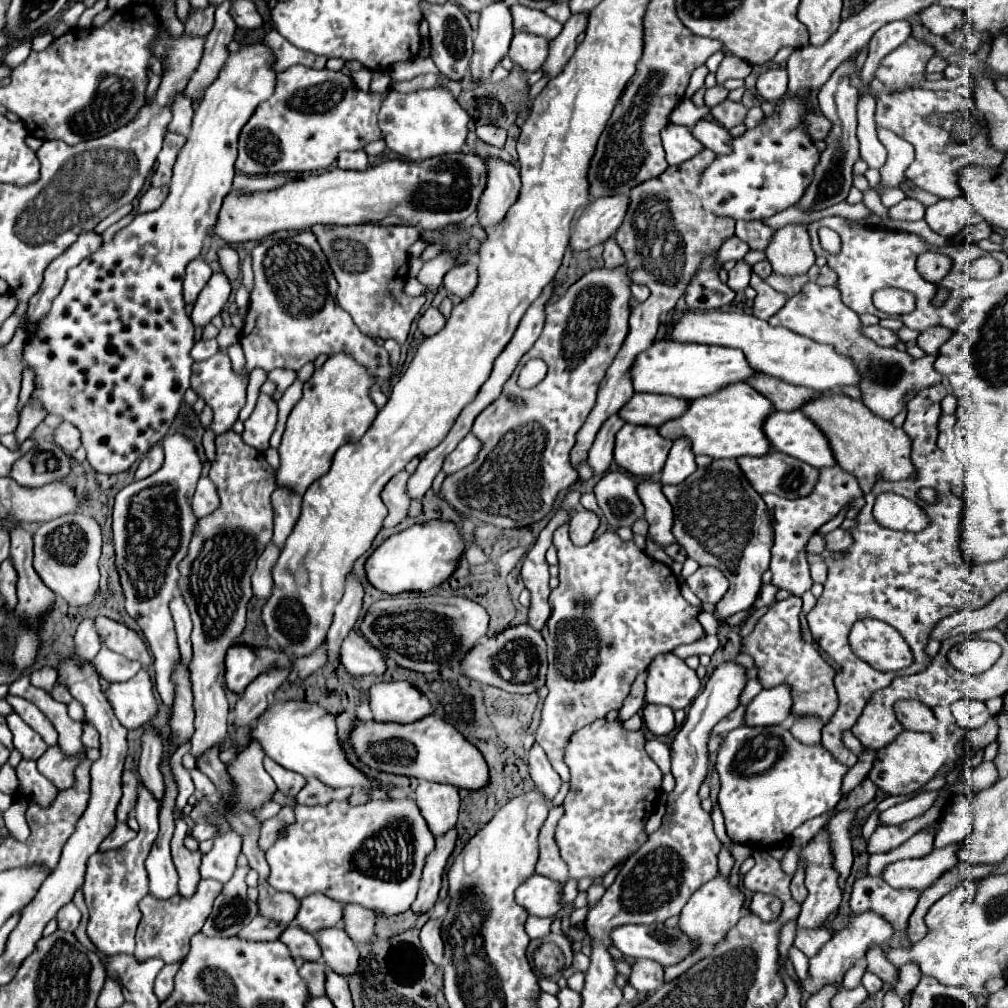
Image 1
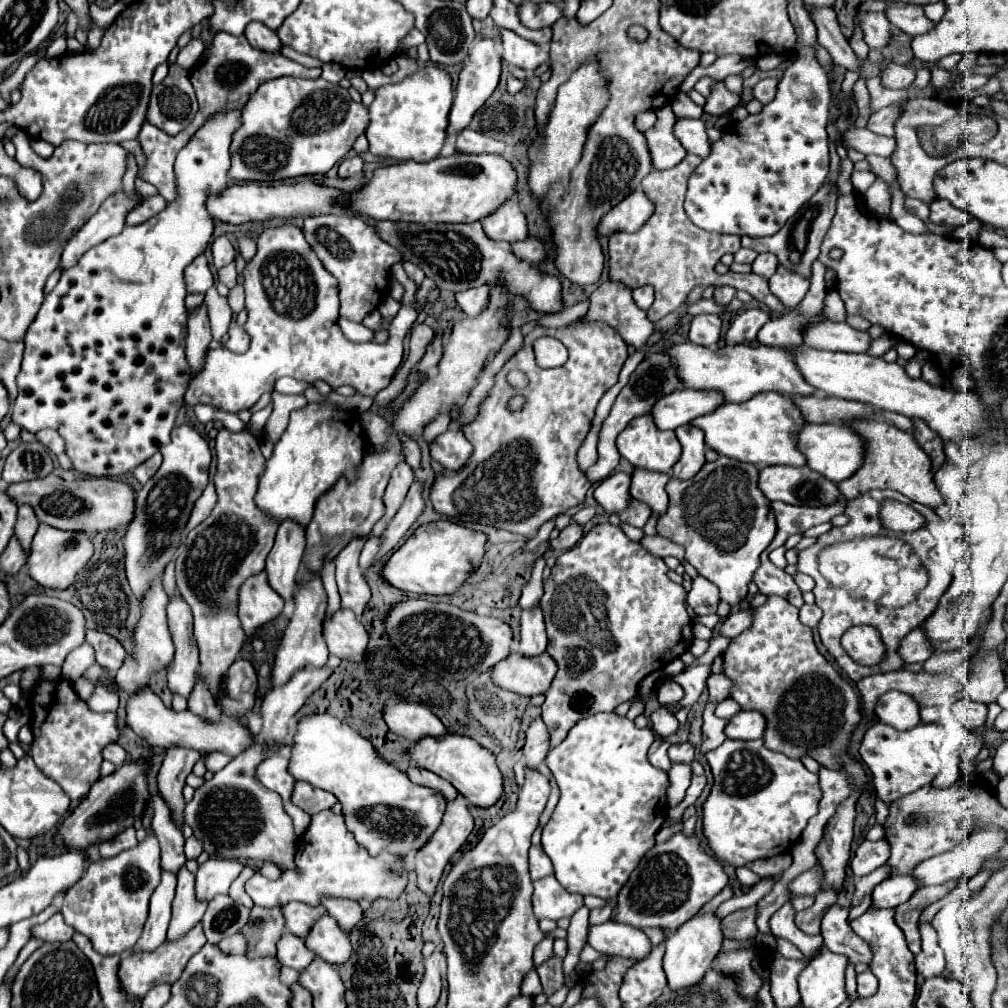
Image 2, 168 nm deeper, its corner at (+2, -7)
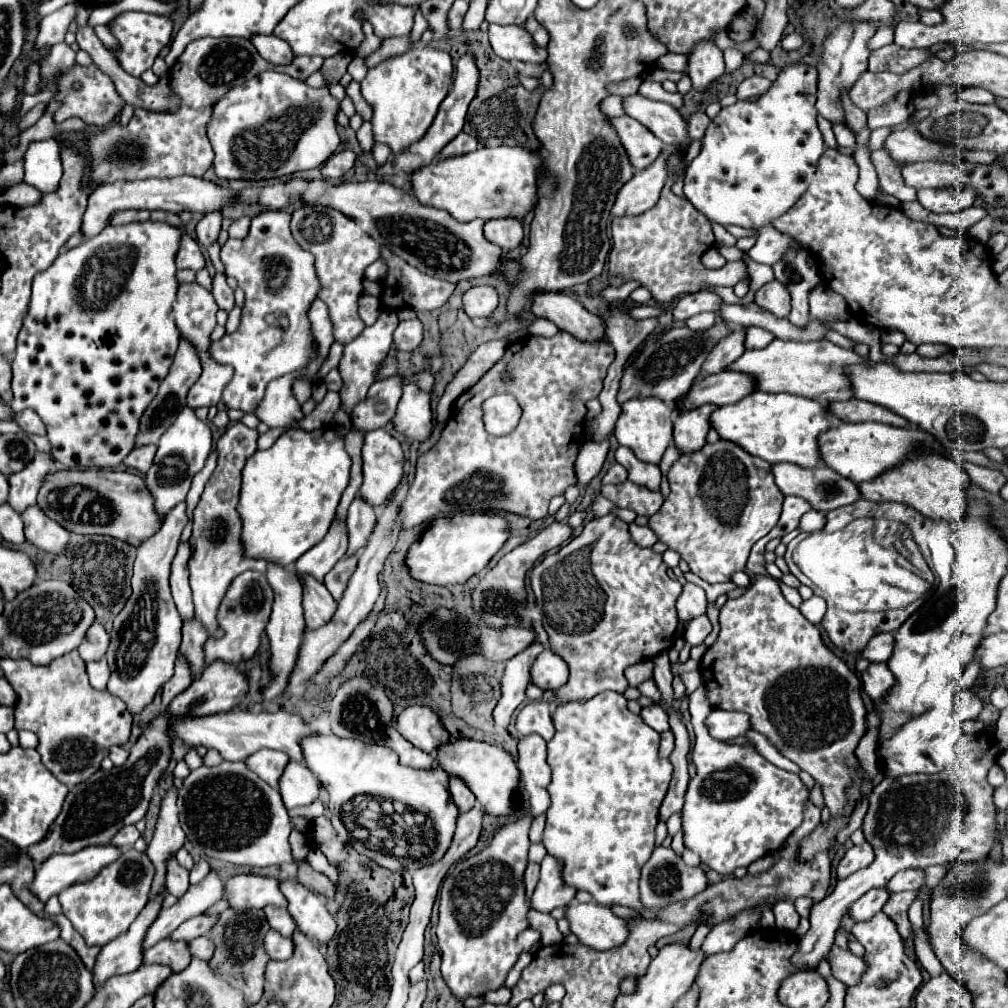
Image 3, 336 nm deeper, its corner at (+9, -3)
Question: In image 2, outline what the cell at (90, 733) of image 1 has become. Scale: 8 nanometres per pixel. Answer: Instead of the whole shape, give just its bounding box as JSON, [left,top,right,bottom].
[103,743,125,767]

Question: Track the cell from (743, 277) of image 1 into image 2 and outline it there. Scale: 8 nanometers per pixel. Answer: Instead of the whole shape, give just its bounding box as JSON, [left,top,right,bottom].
[713,287,737,305]

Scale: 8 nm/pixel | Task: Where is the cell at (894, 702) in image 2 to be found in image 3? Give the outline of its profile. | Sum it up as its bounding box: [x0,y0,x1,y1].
[862,663,896,701]

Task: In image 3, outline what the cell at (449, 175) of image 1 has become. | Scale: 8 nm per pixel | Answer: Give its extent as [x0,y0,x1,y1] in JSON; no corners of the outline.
[412,147,542,221]

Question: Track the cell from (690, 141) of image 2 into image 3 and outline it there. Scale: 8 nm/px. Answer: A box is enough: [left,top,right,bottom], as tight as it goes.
[622,93,686,145]

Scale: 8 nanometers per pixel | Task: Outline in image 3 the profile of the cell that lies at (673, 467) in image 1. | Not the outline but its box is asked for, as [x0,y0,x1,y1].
[674,405,718,453]

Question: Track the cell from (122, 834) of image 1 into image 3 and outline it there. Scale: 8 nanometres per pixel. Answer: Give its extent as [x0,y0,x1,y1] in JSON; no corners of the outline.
[112,825,140,849]

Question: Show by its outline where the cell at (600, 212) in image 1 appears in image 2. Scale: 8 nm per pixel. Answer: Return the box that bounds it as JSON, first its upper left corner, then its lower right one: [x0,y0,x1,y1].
[595,191,653,237]

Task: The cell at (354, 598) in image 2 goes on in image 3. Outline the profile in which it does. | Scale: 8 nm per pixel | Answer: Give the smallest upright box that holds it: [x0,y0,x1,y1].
[346,497,376,557]

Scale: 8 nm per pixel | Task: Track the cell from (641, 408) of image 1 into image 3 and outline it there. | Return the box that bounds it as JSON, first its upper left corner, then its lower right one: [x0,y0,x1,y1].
[682,371,754,411]

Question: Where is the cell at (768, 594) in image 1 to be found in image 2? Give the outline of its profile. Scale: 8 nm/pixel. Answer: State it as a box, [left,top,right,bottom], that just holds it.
[719,609,753,637]

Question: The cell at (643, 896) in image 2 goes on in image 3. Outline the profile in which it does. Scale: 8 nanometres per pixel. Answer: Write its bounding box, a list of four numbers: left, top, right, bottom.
[640,847,708,909]

